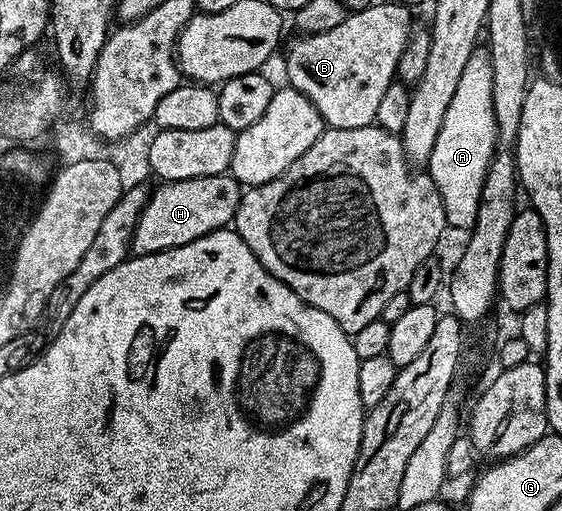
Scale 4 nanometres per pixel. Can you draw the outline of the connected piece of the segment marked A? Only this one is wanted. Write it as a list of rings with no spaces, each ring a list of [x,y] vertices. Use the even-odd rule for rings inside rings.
[[[476,48],[462,70],[458,91],[454,91],[454,99],[450,99],[450,111],[446,111],[446,119],[442,119],[442,131],[438,131],[438,140],[426,166],[428,176],[438,187],[438,195],[442,195],[448,225],[463,231],[471,230],[476,223],[482,183],[498,148],[492,102],[493,79],[487,48]]]

